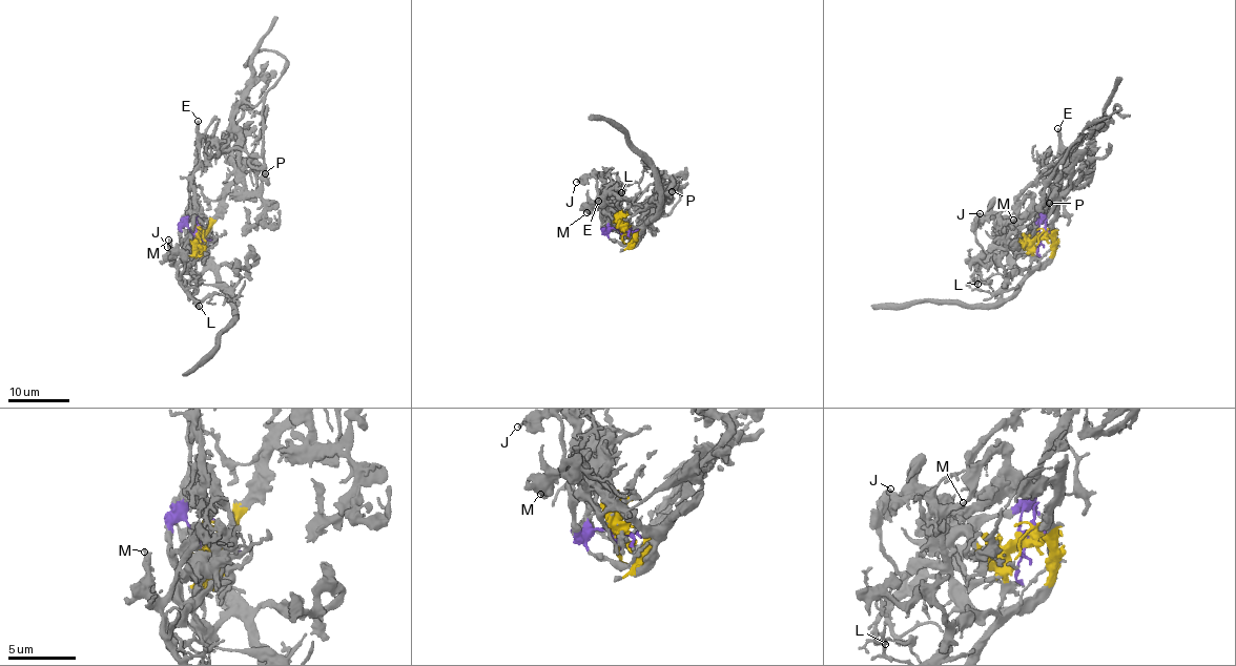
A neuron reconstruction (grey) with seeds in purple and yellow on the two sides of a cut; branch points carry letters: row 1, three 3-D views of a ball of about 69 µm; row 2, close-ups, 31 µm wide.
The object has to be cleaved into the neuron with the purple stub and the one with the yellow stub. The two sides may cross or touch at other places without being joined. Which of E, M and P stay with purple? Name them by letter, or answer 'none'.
E, M

